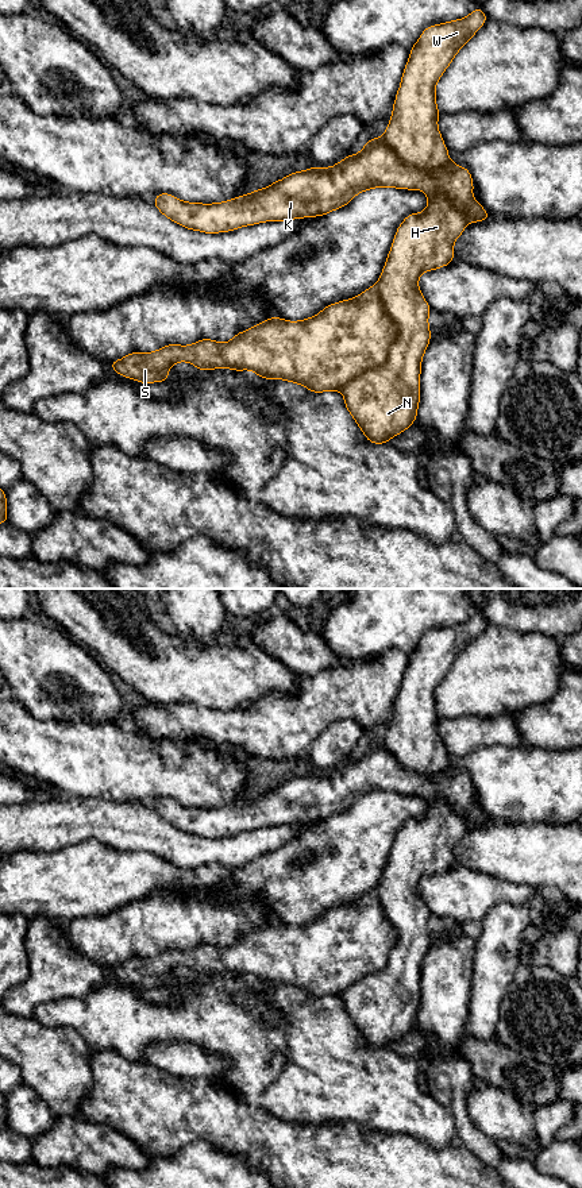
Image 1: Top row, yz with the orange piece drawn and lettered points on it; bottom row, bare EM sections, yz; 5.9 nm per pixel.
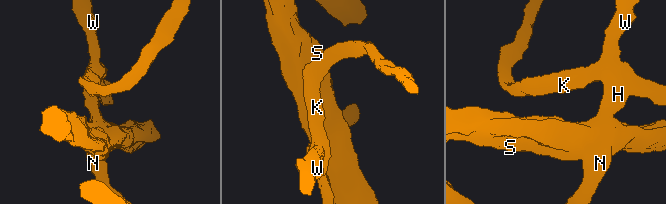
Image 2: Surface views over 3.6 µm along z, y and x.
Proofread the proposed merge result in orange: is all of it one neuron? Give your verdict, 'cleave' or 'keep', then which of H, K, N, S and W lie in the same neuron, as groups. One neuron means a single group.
cleave | H N W / K S

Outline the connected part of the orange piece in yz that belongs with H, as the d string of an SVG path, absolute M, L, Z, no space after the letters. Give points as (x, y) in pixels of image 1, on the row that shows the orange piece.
M425 193L428 205L421 213L408 215L396 231L388 259L377 282L386 310L398 327L388 360L350 381L343 389L344 405L366 439L373 444L389 440L408 429L417 417L420 402L421 359L431 340L431 306L419 289L423 271L454 262L454 242L463 234L466 221L446 197Z

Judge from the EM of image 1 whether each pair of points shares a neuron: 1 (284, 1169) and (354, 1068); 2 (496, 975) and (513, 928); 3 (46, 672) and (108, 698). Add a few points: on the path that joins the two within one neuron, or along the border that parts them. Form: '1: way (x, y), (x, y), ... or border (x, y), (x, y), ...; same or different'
1: border (285, 1119), (296, 1122), (347, 1122); different
2: way (496, 963), (493, 949), (501, 940); same
3: way (61, 681), (77, 685), (93, 698); same

